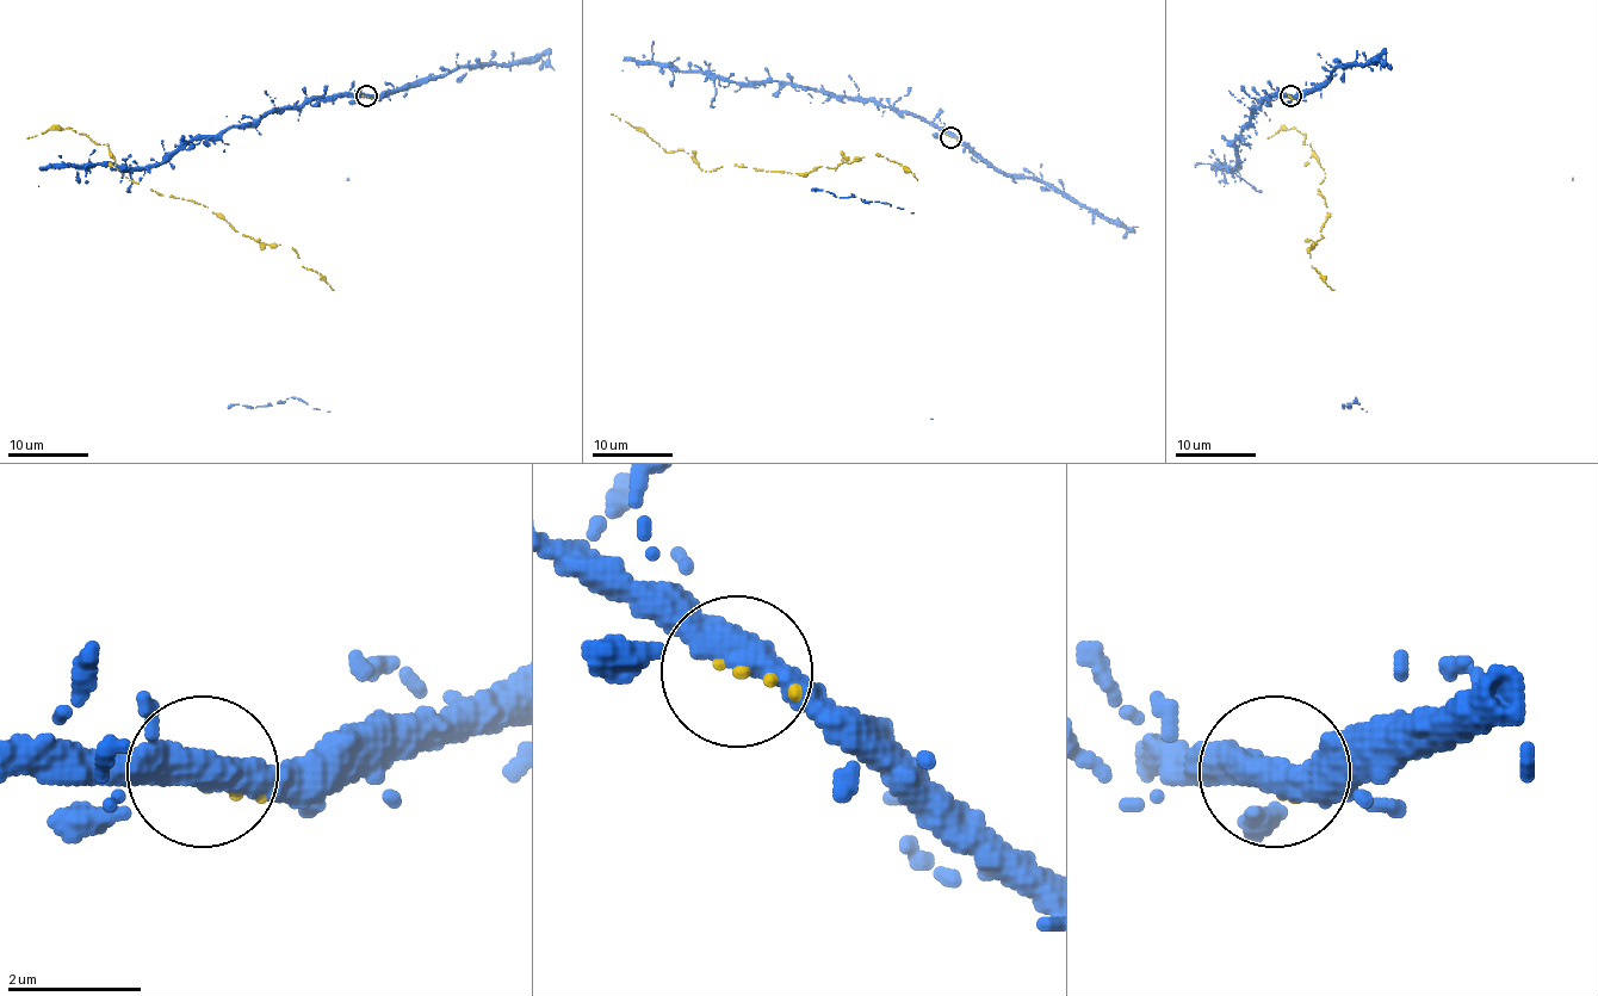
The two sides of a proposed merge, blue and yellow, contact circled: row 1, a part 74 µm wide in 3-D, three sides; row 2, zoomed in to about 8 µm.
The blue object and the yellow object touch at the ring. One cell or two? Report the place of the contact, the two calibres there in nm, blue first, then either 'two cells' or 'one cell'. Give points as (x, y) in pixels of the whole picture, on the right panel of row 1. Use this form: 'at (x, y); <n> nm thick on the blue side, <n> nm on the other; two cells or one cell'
at (1290, 96); 400 nm thick on the blue side, 180 nm on the other; one cell

